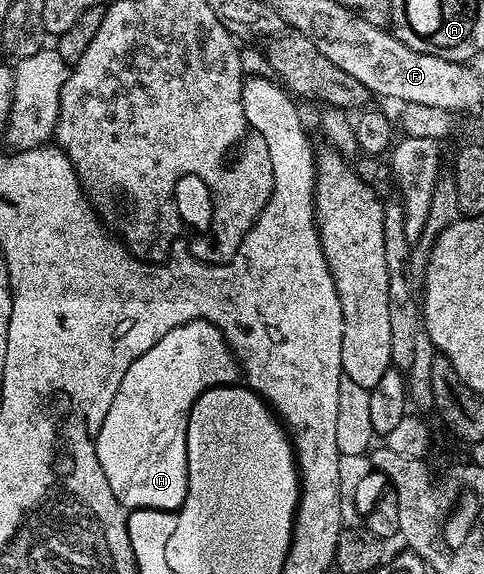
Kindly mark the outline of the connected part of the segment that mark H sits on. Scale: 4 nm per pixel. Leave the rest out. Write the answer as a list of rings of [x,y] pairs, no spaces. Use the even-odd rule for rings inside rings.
[[[192,319],[171,329],[169,333],[163,333],[163,337],[159,337],[159,341],[155,341],[147,353],[131,361],[131,369],[123,373],[123,381],[119,381],[119,389],[107,409],[107,417],[103,417],[100,427],[96,428],[93,441],[99,469],[103,469],[103,477],[107,477],[107,485],[111,485],[111,493],[115,493],[122,507],[129,511],[179,511],[191,485],[191,472],[188,469],[191,454],[185,448],[185,442],[192,406],[204,391],[236,384],[238,379],[239,364],[229,342],[218,327],[205,319]]]

